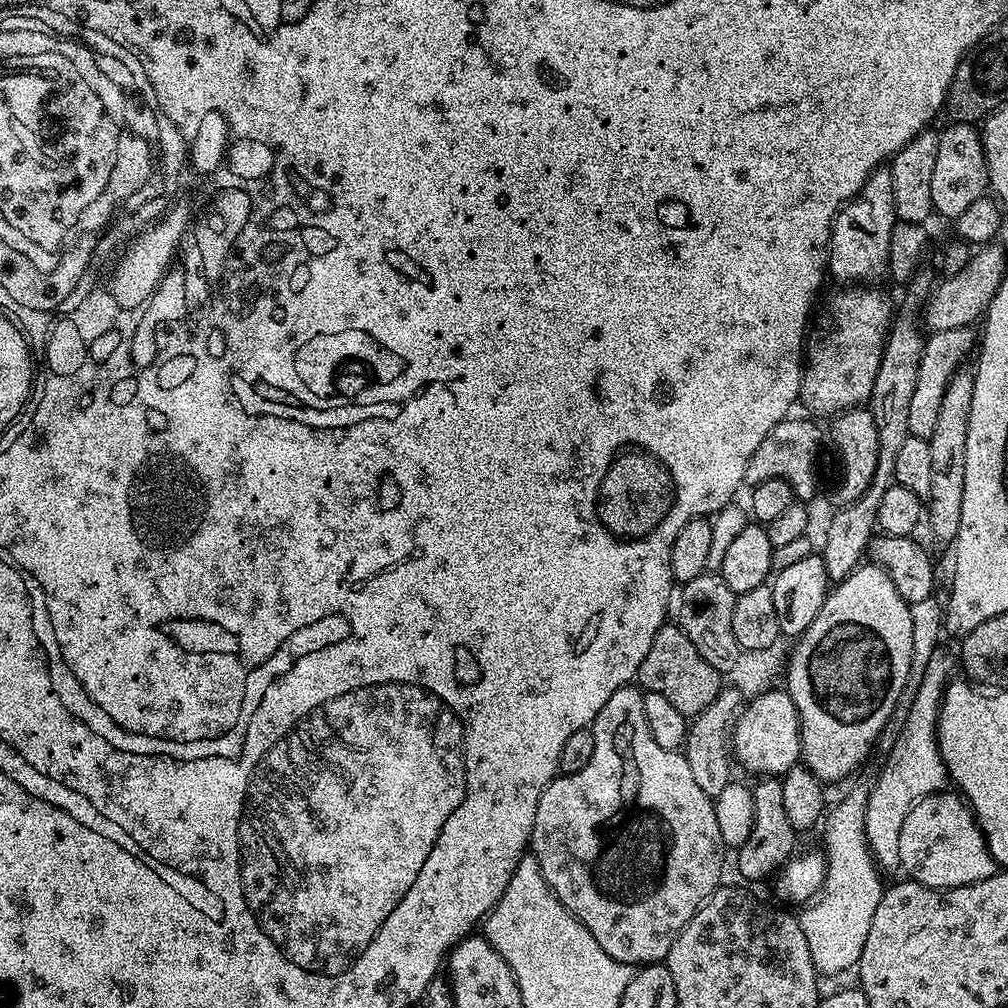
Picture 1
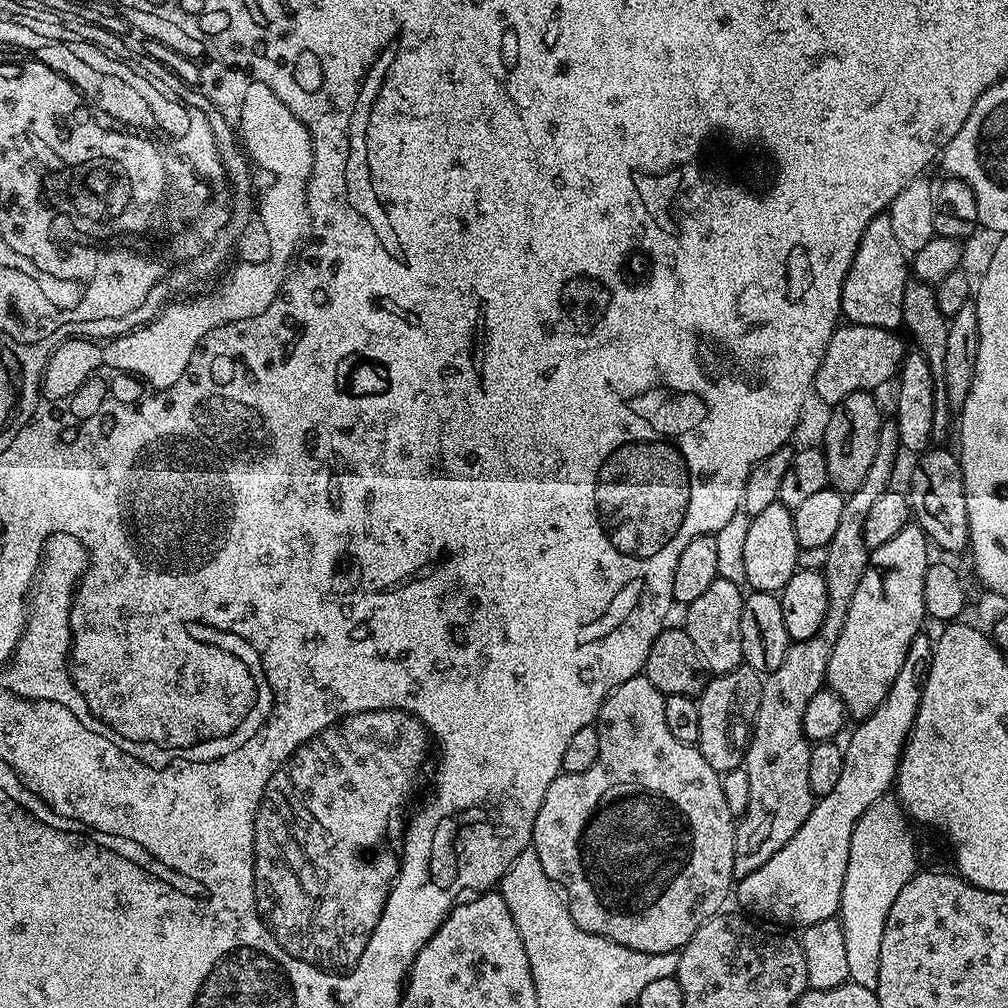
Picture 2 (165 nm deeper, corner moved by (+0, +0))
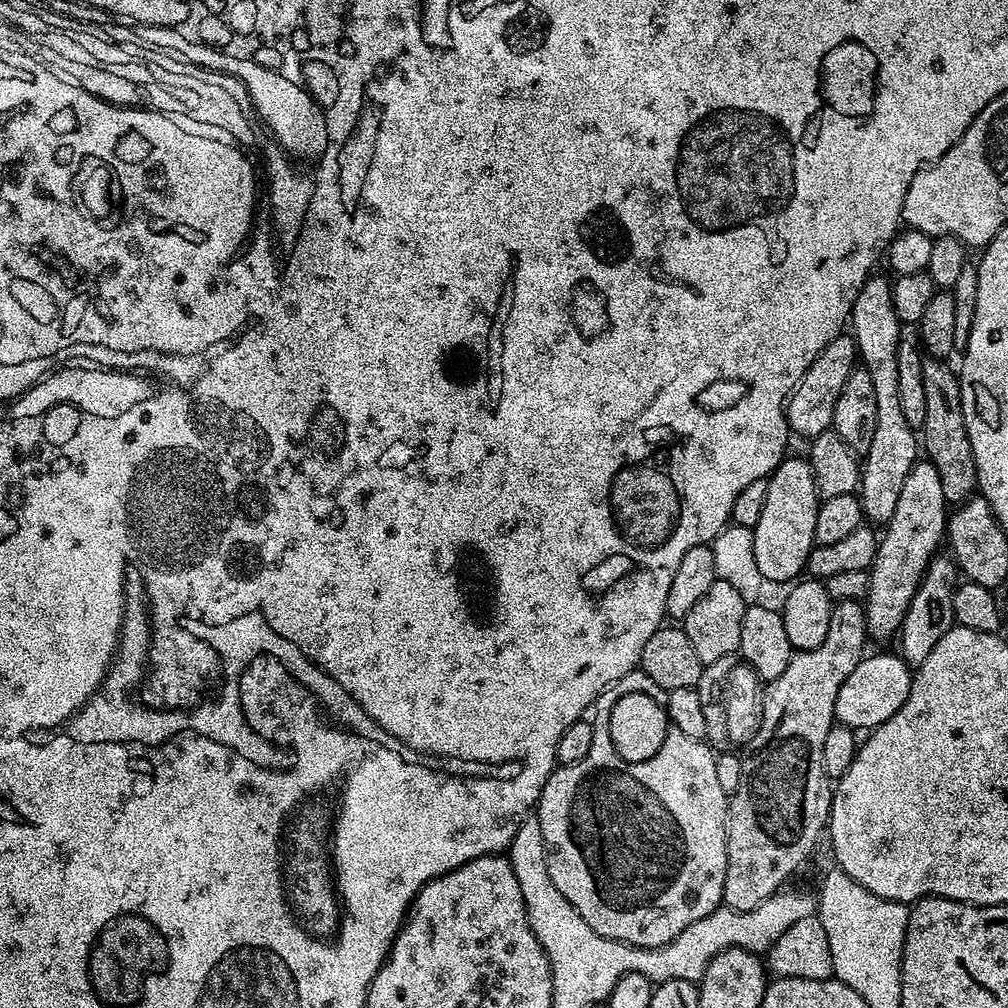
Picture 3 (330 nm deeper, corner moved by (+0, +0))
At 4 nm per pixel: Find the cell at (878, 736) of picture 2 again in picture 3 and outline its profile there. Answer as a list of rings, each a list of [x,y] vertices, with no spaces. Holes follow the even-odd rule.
[[[937,555],[928,566],[924,581],[918,586],[910,606],[906,610],[906,618],[898,633],[900,640],[899,655],[909,666],[919,666],[926,662],[930,650],[938,646],[942,634],[946,634],[956,624],[956,589],[958,587],[958,569],[947,555]]]

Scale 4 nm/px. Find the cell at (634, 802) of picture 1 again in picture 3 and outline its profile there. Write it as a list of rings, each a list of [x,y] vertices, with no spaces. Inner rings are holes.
[[[634,671],[617,684],[612,684],[603,692],[594,705],[594,711],[590,716],[590,723],[594,730],[594,742],[590,746],[590,754],[582,758],[577,764],[565,764],[557,767],[550,774],[546,786],[540,795],[538,805],[538,819],[542,826],[542,838],[546,838],[546,862],[550,870],[550,878],[554,886],[578,914],[598,934],[602,934],[611,940],[617,940],[623,944],[633,944],[639,948],[657,948],[682,934],[686,926],[706,918],[716,908],[724,904],[724,883],[726,882],[726,870],[728,869],[728,801],[729,793],[718,786],[718,773],[714,771],[717,753],[703,740],[686,738],[678,726],[668,723],[668,693],[653,682],[642,671]],[[623,748],[656,748],[653,756],[645,760],[628,760]]]

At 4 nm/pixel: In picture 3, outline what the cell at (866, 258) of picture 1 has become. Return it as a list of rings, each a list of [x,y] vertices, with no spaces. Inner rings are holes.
[[[873,274],[858,290],[858,298],[852,307],[850,332],[856,341],[856,350],[862,367],[870,374],[874,385],[874,406],[878,406],[878,418],[874,422],[874,439],[870,450],[863,453],[862,471],[858,495],[864,515],[873,525],[887,525],[898,507],[898,497],[910,470],[918,463],[918,432],[906,422],[902,401],[898,395],[898,346],[902,339],[902,325],[894,308],[891,279]]]

